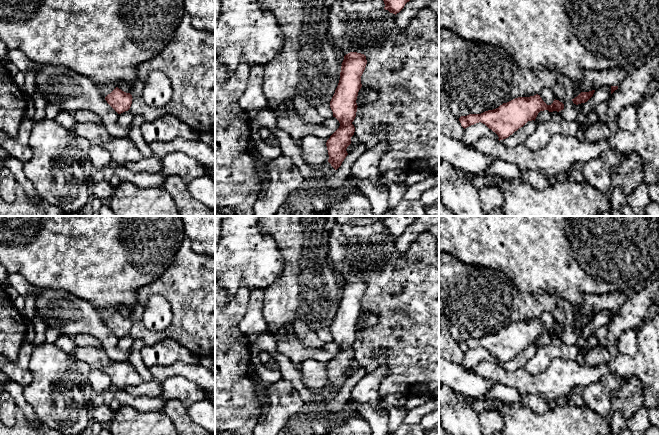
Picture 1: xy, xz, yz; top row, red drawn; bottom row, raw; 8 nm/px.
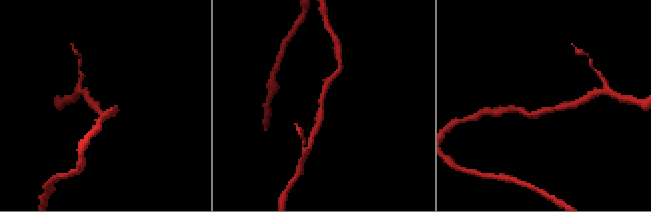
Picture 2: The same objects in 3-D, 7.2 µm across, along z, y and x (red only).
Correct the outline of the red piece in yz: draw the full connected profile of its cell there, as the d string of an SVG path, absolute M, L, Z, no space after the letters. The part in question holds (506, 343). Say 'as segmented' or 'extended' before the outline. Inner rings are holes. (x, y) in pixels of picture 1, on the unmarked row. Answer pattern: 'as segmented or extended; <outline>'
as segmented; M536 318L530 321L515 322L496 333L481 338L461 340L459 345L464 353L481 346L495 356L500 365L508 362L528 345L535 345L540 335L559 336L563 333L564 328L559 324L555 323L551 329L547 329L540 319Z

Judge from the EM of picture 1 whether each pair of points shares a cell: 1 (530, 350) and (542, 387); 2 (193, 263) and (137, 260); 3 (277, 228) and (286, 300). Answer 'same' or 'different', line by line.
1: different
2: different
3: same

